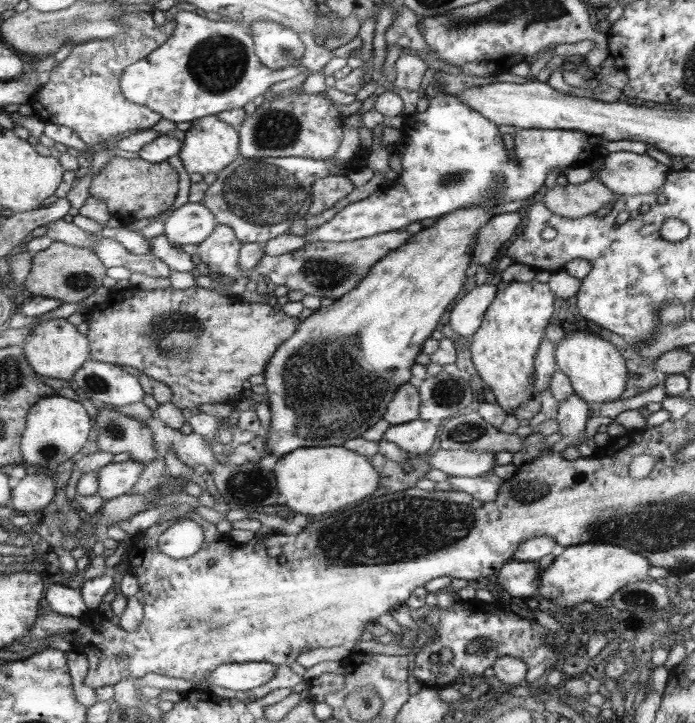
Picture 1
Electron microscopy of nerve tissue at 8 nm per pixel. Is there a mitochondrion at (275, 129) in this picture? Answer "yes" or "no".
yes

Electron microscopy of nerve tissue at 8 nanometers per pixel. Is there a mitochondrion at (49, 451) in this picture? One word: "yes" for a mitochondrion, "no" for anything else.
yes

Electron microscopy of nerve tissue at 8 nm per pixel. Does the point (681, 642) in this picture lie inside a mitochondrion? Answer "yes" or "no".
no

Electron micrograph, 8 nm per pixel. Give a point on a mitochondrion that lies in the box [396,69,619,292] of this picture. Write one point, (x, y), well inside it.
(454, 178)

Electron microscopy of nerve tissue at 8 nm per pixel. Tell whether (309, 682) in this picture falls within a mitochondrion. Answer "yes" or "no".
no

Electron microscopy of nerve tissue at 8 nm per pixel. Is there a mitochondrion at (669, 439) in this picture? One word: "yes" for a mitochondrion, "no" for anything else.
no

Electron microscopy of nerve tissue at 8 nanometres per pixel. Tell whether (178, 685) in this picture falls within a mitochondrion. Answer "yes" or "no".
no

